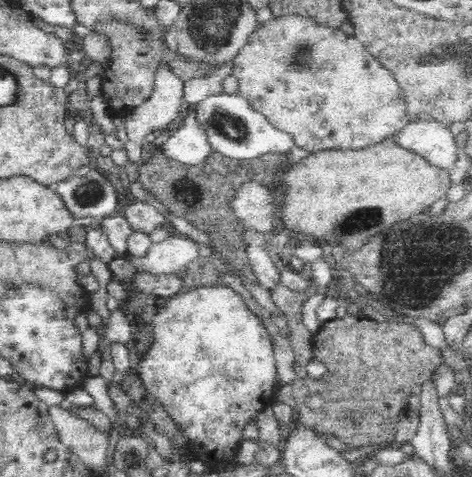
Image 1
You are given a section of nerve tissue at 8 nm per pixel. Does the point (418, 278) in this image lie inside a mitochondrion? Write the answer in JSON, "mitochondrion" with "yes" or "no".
{"mitochondrion":"yes"}

